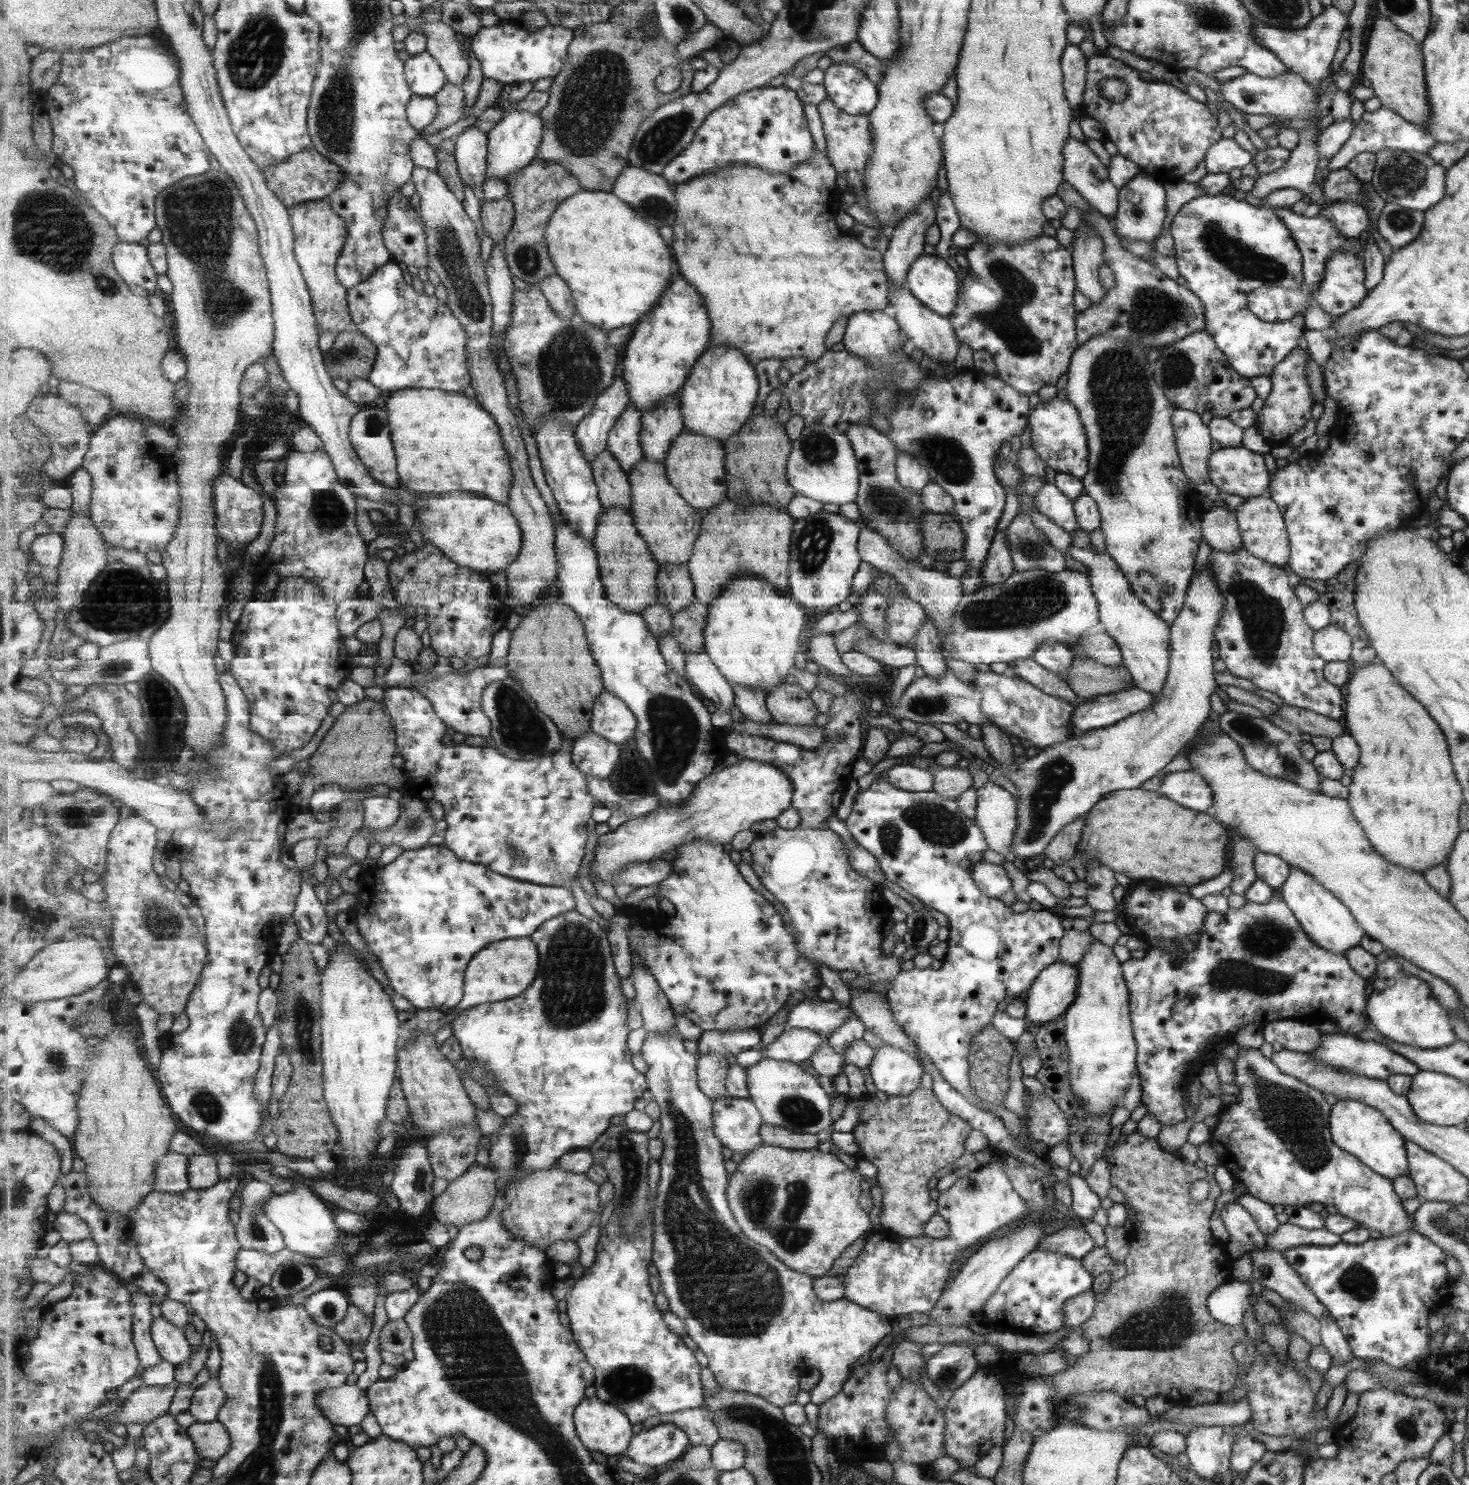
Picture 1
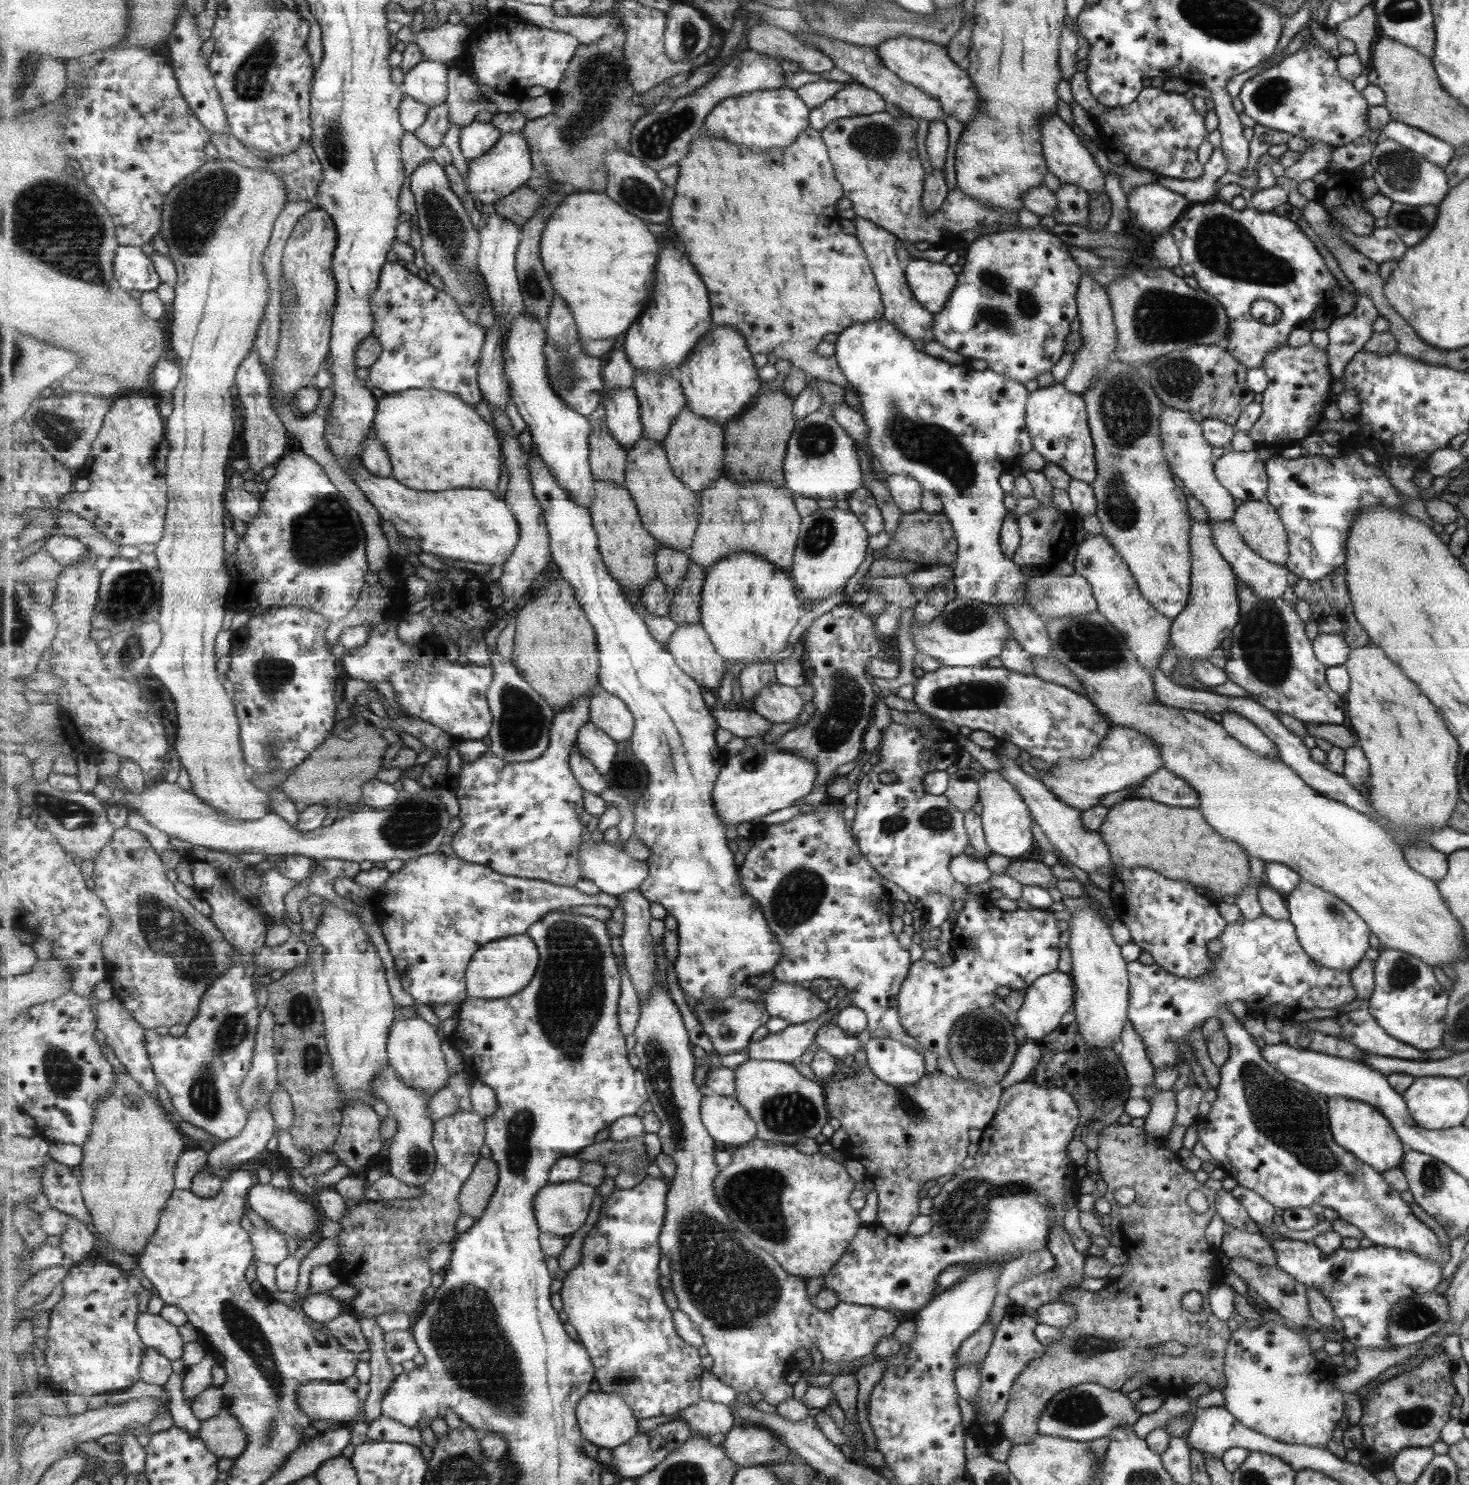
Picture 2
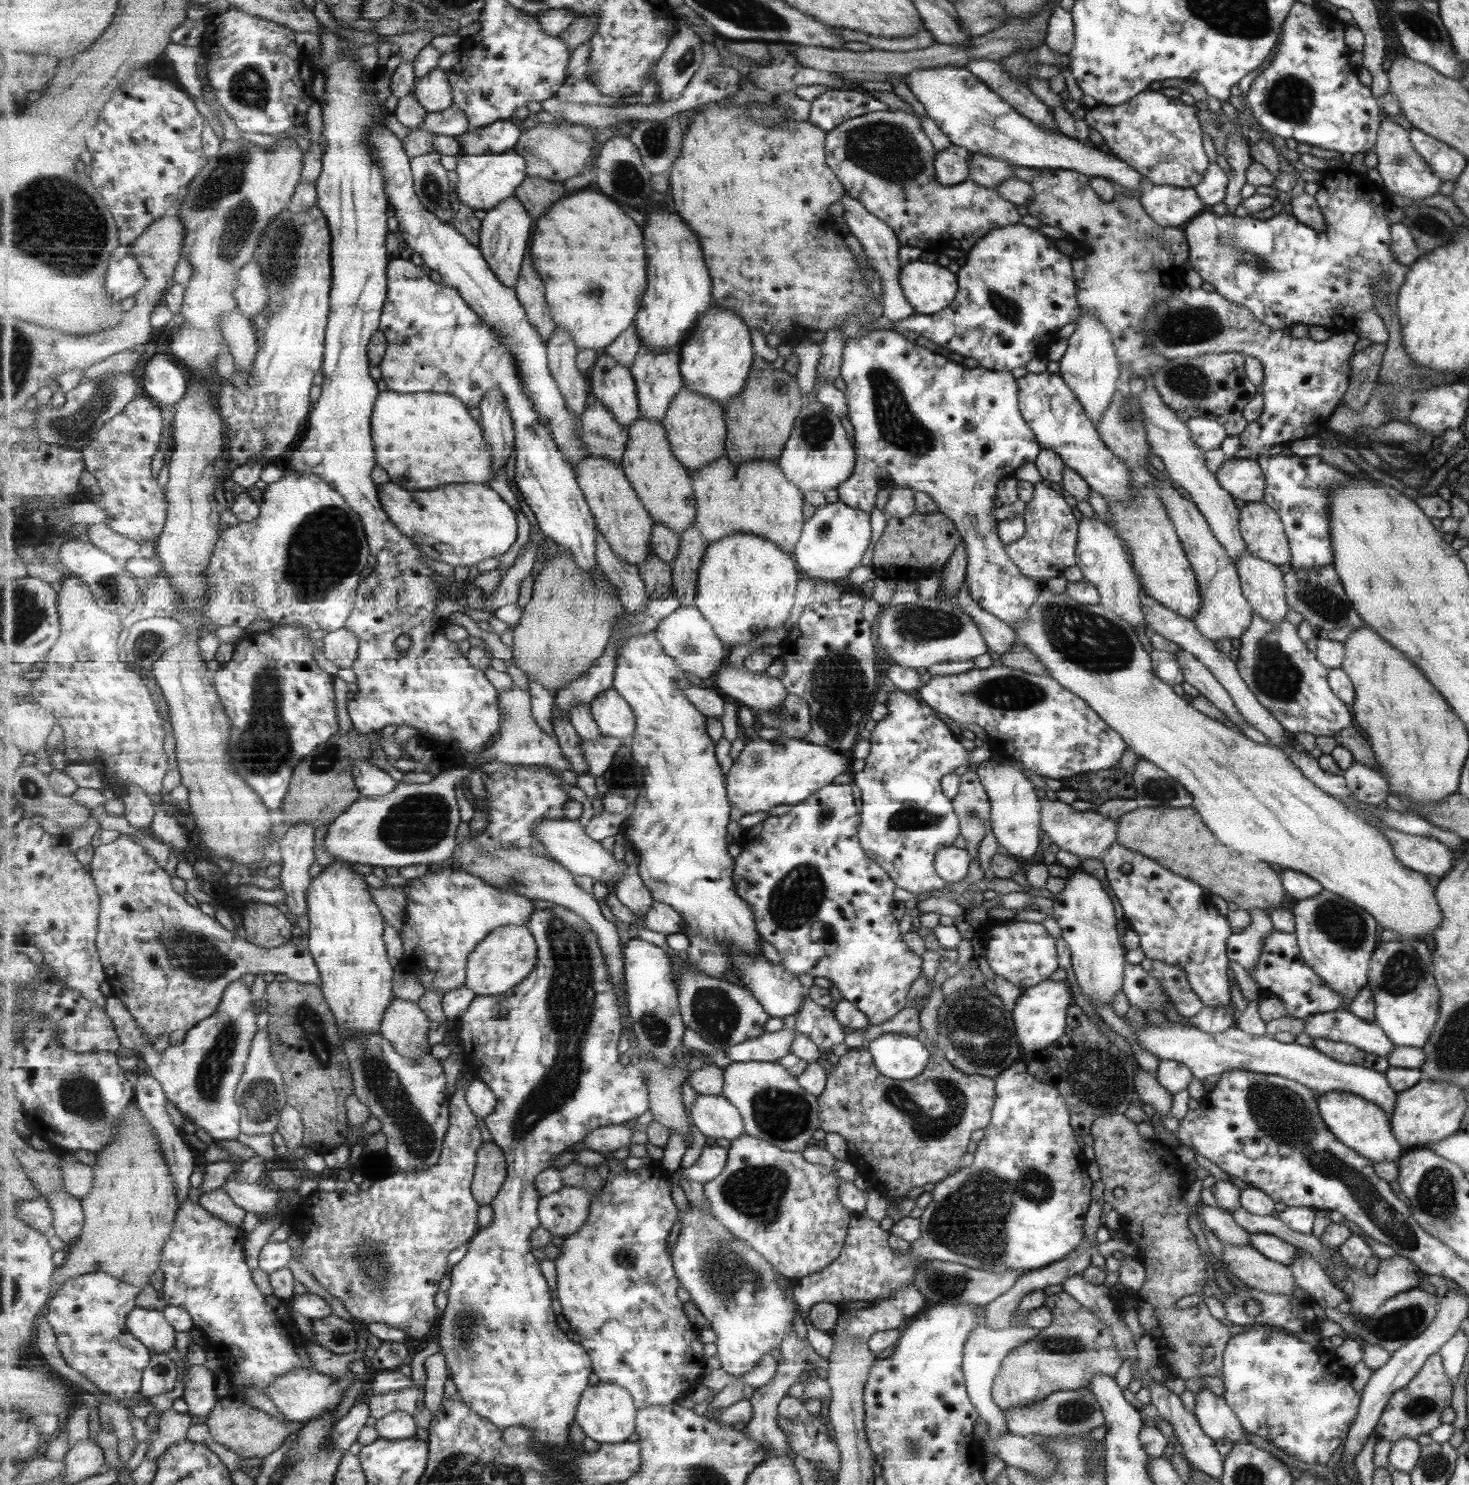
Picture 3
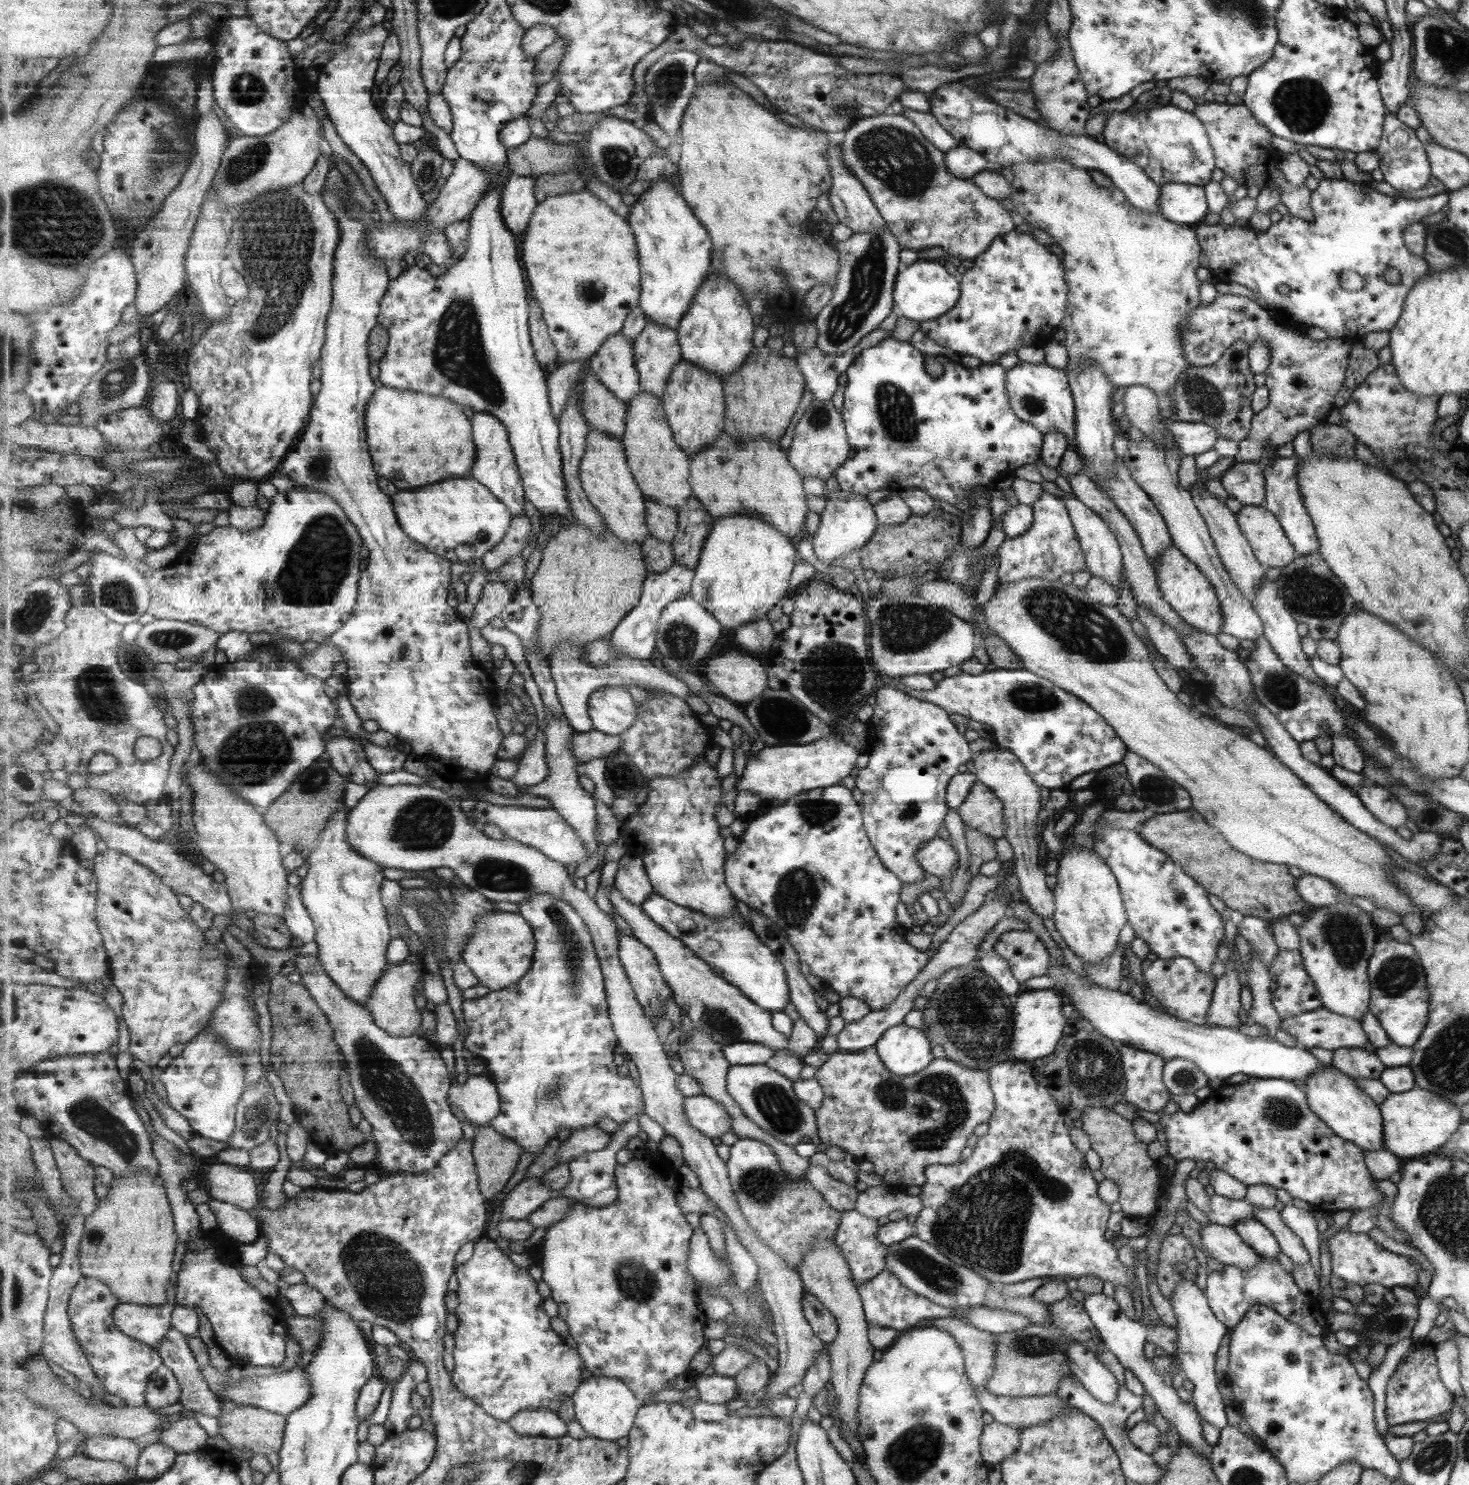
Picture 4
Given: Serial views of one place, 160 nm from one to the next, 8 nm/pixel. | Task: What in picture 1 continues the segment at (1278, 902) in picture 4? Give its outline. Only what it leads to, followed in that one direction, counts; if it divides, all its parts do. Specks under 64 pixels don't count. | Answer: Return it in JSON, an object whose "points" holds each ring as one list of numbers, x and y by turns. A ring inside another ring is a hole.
{"points":[[1138,787,1111,792,1086,812,1079,842,1076,842,1075,854,1069,864,1077,881,1083,881,1086,876,1085,862,1097,860,1109,870,1124,874,1129,879,1155,879,1173,886,1191,887,1223,872,1225,858,1227,858,1227,832,1223,830,1223,826,1213,822,1211,816,1201,812,1191,812,1191,809,1185,810,1174,801,1162,797,1158,791,1147,792]]}

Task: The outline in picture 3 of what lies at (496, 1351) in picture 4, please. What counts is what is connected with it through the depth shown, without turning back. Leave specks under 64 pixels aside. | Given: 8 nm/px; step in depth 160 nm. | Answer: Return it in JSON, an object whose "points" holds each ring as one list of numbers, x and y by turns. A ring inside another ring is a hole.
{"points":[[556,905,547,909,537,909,528,927,534,933,535,941,538,942,538,966,511,992,497,996,477,995,472,1000,468,1011,459,1019,457,1036,462,1046,463,1064,468,1070,480,1076,480,1079,486,1082,496,1094,498,1100,496,1110,486,1116,484,1122,492,1135,491,1142,499,1145,503,1149,503,1153,507,1154,507,1169,510,1171,507,1174,506,1183,503,1183,497,1198,491,1205,493,1217,490,1225,481,1228,478,1234,470,1240,467,1255,449,1274,452,1285,447,1290,448,1303,440,1316,436,1334,450,1379,456,1385,457,1394,465,1404,469,1404,471,1409,475,1410,475,1413,479,1413,479,1416,497,1424,501,1429,513,1426,530,1428,532,1430,531,1443,545,1447,547,1452,552,1453,552,1455,563,1455,571,1453,576,1446,569,1434,571,1434,573,1422,576,1422,578,1406,583,1393,590,1387,589,1378,594,1373,594,1362,584,1346,569,1340,565,1331,559,1328,559,1322,557,1322,557,1316,555,1310,553,1310,553,1299,556,1294,549,1290,547,1280,545,1280,545,1276,541,1272,541,1266,539,1266,540,1261,533,1254,534,1244,531,1237,535,1229,539,1228,542,1223,538,1209,543,1198,539,1194,535,1181,537,1181,537,1176,553,1167,555,1160,560,1155,567,1153,567,1149,571,1149,573,1144,577,1146,577,1144,583,1142,595,1129,620,1125,623,1122,629,1122,629,1120,635,1120,643,1116,643,1113,650,1110,650,1088,648,1087,646,1072,641,1065,621,1064,619,1038,621,1038,621,1032,623,1032,623,1024,621,1024,622,1010,619,1008,618,990,609,972,607,959,605,958,606,954,599,946,599,938,595,934,596,932,593,932,591,924,571,909]]}

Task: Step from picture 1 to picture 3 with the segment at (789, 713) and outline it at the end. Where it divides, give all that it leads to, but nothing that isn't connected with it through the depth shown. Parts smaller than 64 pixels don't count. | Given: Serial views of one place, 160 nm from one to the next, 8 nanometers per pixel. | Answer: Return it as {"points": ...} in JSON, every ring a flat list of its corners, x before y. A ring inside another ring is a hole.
{"points":[[723,668,716,676,716,687,729,700,735,700,747,708,770,712,779,710,790,693,781,679,768,673,757,675,744,668]]}

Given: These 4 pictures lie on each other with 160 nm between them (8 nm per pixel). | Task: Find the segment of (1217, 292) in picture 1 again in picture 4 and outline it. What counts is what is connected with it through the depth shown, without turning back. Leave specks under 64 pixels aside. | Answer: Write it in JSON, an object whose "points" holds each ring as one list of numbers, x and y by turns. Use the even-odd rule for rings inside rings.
{"points":[[1345,177,1341,179,1329,179,1323,178,1317,184,1314,192,1311,192,1311,213,1314,214,1313,221,1305,221,1303,218,1290,216,1288,213,1281,216,1281,220,1277,223,1271,223,1270,226,1261,232,1255,232,1247,225,1240,227,1238,225,1222,225,1221,223,1215,223,1213,225,1205,225,1205,223,1199,223,1195,227,1195,232,1198,234,1199,246,1203,252,1203,256,1200,257,1199,266,1201,268,1207,268,1209,274,1214,280,1222,283,1235,283,1238,286,1244,286,1248,288,1254,296,1256,296,1256,303,1261,309,1264,309,1269,313,1278,325,1293,329,1297,326,1303,328,1315,327,1320,328,1326,332,1327,339,1340,339,1344,338,1353,343,1361,342,1368,332,1375,331,1387,331,1389,332,1394,325,1398,322,1402,315,1402,307,1405,302,1405,298,1411,287,1422,278,1423,275,1429,274,1429,267,1425,260,1421,257,1415,257,1411,255,1403,244,1405,228,1411,223,1419,223,1422,220,1432,214,1435,214,1447,204,1448,194,1437,194,1436,196,1429,196,1418,200,1407,200,1401,197,1393,197,1380,194,1373,190,1365,183,1354,183,1353,181,1347,181],[1345,270,1352,270,1355,274,1359,274,1362,278,1363,285,1358,290,1345,290,1339,284,1339,276]]}

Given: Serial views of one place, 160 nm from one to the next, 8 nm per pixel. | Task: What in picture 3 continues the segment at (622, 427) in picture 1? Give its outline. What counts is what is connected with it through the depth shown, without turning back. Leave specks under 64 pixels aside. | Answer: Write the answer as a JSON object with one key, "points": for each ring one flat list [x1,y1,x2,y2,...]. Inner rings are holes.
{"points":[[602,352,592,369,592,391,614,417,627,429,641,415,638,384,628,366,623,366,610,353]]}

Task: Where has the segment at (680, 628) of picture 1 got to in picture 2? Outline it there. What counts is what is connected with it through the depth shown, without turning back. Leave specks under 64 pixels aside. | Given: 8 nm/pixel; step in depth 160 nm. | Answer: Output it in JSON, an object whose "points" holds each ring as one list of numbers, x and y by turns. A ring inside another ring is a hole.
{"points":[[692,560,684,583,671,595,670,618,679,626,702,622,703,589,707,578,701,564]]}

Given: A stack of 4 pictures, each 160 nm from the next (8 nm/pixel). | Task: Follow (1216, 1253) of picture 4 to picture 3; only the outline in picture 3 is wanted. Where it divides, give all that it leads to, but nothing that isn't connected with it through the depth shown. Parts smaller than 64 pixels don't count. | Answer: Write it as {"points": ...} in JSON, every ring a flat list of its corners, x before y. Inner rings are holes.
{"points":[[1247,1244,1221,1245,1227,1270,1244,1285,1267,1294,1292,1294,1296,1285,1289,1267,1263,1257]]}

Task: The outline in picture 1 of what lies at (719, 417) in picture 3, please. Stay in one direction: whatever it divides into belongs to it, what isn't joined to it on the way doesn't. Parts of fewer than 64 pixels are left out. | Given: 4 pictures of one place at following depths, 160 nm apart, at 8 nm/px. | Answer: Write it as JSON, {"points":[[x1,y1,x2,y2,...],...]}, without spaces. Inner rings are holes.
{"points":[[686,428,682,435,674,440,670,454,663,463,666,465,671,484,678,488,682,497,693,508,707,514,709,510,719,506,728,498,726,457,723,441,701,436,698,432,691,432,689,428]]}

